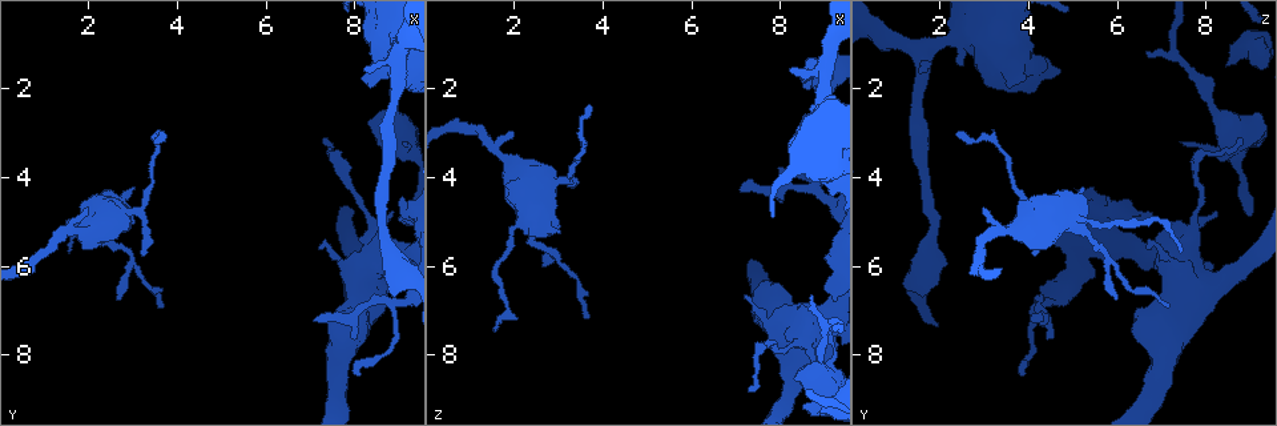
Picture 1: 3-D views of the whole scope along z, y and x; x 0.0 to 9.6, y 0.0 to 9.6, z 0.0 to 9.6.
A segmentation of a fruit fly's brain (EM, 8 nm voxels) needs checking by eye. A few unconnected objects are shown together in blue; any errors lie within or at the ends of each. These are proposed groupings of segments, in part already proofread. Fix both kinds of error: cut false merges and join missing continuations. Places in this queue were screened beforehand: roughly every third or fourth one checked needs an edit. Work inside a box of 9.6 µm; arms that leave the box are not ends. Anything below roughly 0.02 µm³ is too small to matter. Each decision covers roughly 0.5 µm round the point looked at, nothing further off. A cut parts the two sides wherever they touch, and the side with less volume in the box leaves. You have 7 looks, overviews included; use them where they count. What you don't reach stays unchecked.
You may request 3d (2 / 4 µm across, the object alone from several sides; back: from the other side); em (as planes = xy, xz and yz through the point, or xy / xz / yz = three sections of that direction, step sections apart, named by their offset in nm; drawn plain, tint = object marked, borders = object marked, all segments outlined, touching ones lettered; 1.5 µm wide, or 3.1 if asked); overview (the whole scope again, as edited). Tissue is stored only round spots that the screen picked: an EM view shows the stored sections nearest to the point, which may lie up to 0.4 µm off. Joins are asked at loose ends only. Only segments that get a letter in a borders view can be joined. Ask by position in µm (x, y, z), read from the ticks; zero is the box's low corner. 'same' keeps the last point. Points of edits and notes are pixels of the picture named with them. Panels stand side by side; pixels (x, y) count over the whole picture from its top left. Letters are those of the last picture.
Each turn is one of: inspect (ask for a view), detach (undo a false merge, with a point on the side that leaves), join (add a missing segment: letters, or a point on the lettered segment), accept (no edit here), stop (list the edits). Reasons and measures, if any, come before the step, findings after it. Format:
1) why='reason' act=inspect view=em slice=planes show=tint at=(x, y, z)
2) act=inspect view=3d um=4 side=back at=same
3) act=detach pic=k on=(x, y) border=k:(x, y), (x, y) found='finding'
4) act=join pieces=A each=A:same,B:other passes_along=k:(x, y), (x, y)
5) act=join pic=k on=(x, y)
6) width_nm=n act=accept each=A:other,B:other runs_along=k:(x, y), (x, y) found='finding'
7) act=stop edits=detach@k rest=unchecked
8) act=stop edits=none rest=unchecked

why='free end' act=inspect view=em slice=planes show=borders at=(8.25, 1.60, 1.55)

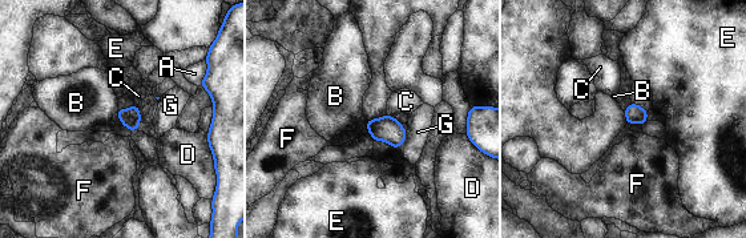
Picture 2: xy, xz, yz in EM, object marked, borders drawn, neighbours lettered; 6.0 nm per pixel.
act=accept each=A:other,B:other,C:other,D:other,E:other,F:other,G:other border=2:(365, 122), (369, 133) found='none of them fits'

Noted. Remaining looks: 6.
why='an open end' act=inspect view=3d um=4 at=(8.65, 1.15, 6.65)

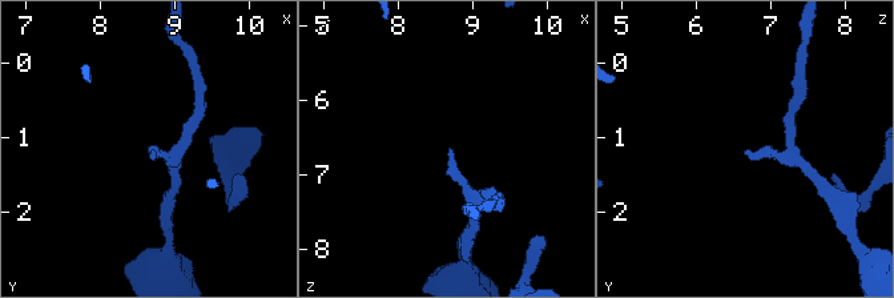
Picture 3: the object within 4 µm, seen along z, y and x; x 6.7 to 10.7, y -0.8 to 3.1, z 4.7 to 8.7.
why='shape alone is not enough' act=inspect view=em slice=yz step=8 show=tint at=(8.65, 1.20, 6.65)

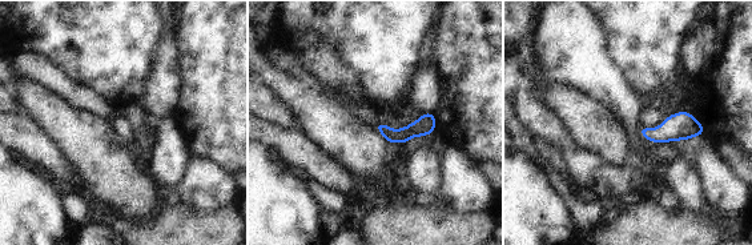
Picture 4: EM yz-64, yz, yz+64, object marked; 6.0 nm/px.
act=inspect view=em slice=xy step=4 show=borders at=same

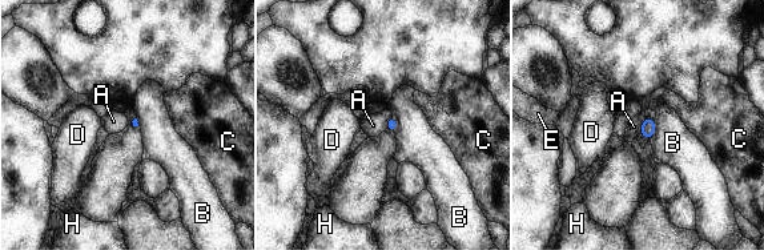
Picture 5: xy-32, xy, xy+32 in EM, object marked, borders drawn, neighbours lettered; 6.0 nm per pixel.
act=accept each=A:other,B:other,C:other,D:other,E:other,H:other border=5:(644, 116), (639, 133) found='none of them fits'

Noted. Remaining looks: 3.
why='free end' act=inspect view=3d um=2 at=(8.90, 4.80, 8.25)

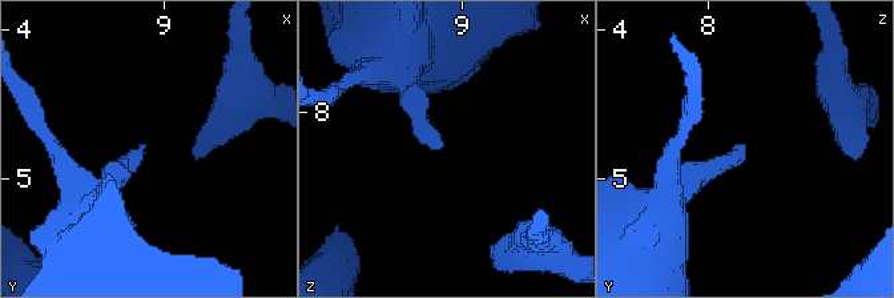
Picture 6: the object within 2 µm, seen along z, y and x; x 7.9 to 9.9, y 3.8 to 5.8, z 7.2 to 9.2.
act=inspect view=em slice=planes show=borders at=(8.86, 4.78, 8.22)

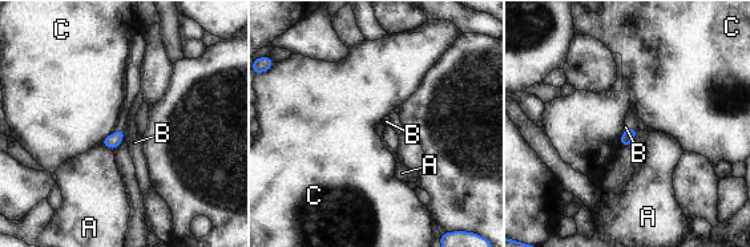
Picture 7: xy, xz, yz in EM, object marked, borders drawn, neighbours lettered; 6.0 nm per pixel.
act=accept each=A:other,B:other,C:other border=7:(125, 129), (123, 136) found='no lettered segment goes on from it'

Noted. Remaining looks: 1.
act=stop edits=none rest=unchecked

